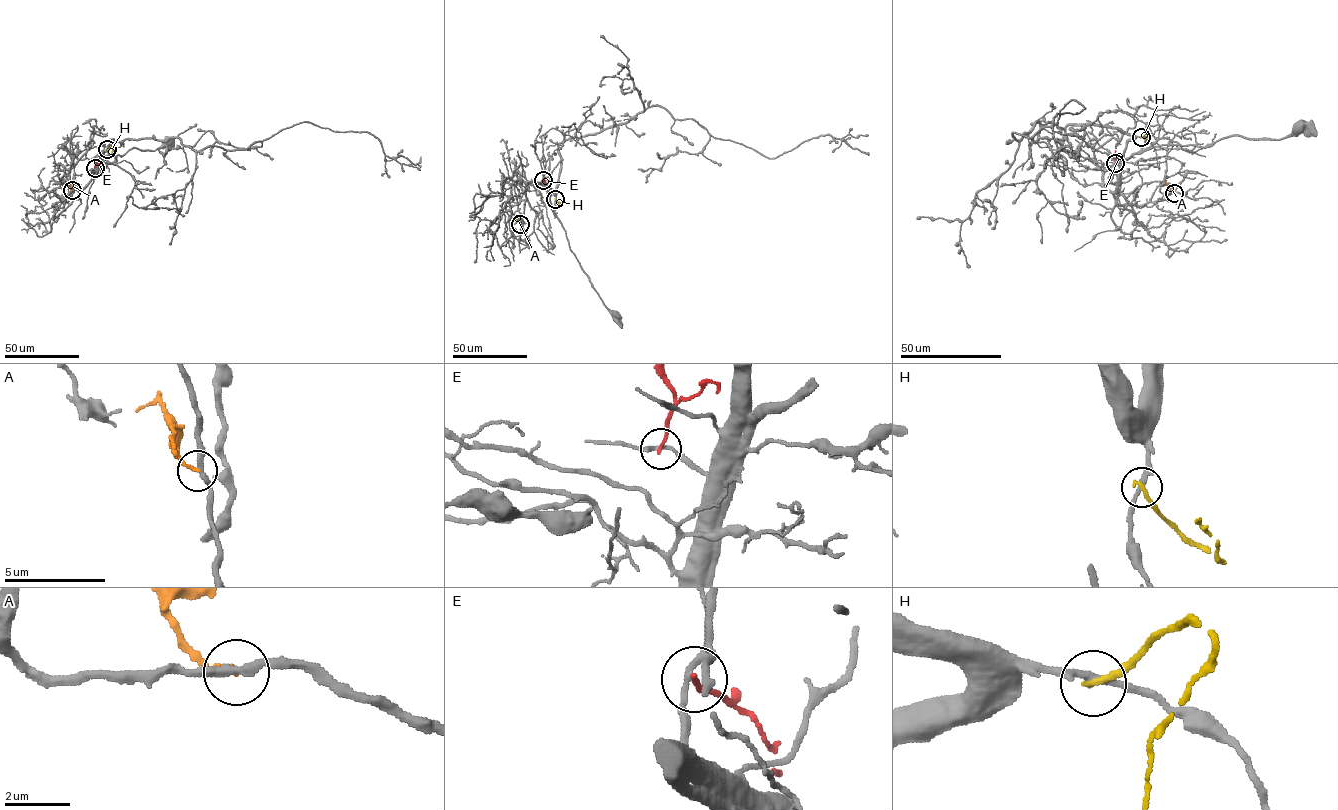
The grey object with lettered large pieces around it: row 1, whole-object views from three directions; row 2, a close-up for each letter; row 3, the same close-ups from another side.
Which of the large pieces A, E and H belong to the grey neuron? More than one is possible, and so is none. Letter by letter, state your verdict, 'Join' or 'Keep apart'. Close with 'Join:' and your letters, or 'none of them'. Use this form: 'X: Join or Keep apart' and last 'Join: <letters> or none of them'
A: Keep apart
E: Keep apart
H: Keep apart
Join: none of them

